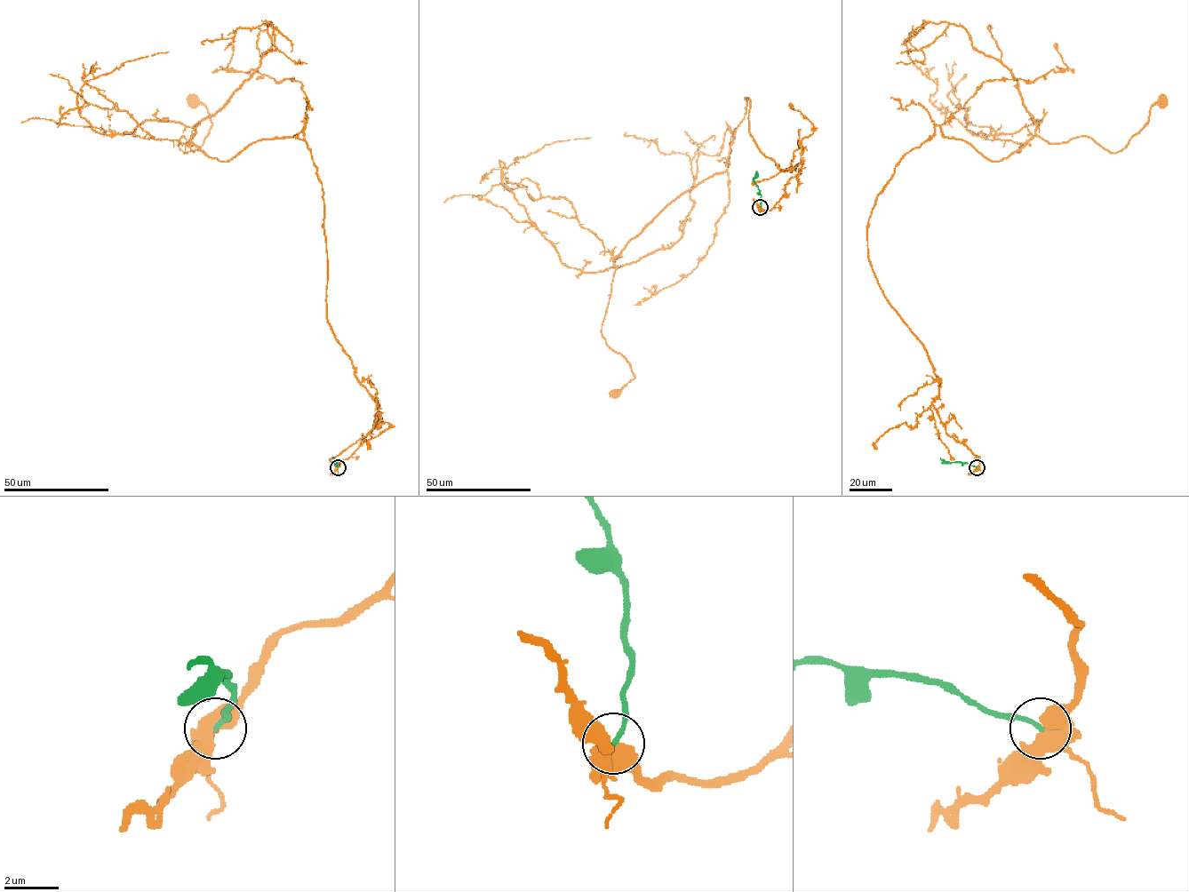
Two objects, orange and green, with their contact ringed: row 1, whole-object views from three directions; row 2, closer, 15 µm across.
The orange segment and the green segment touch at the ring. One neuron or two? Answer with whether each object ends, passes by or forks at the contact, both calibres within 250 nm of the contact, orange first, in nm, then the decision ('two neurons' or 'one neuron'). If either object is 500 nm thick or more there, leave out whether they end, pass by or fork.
500 nm thick on the orange side, 140 nm on the other; two neurons

